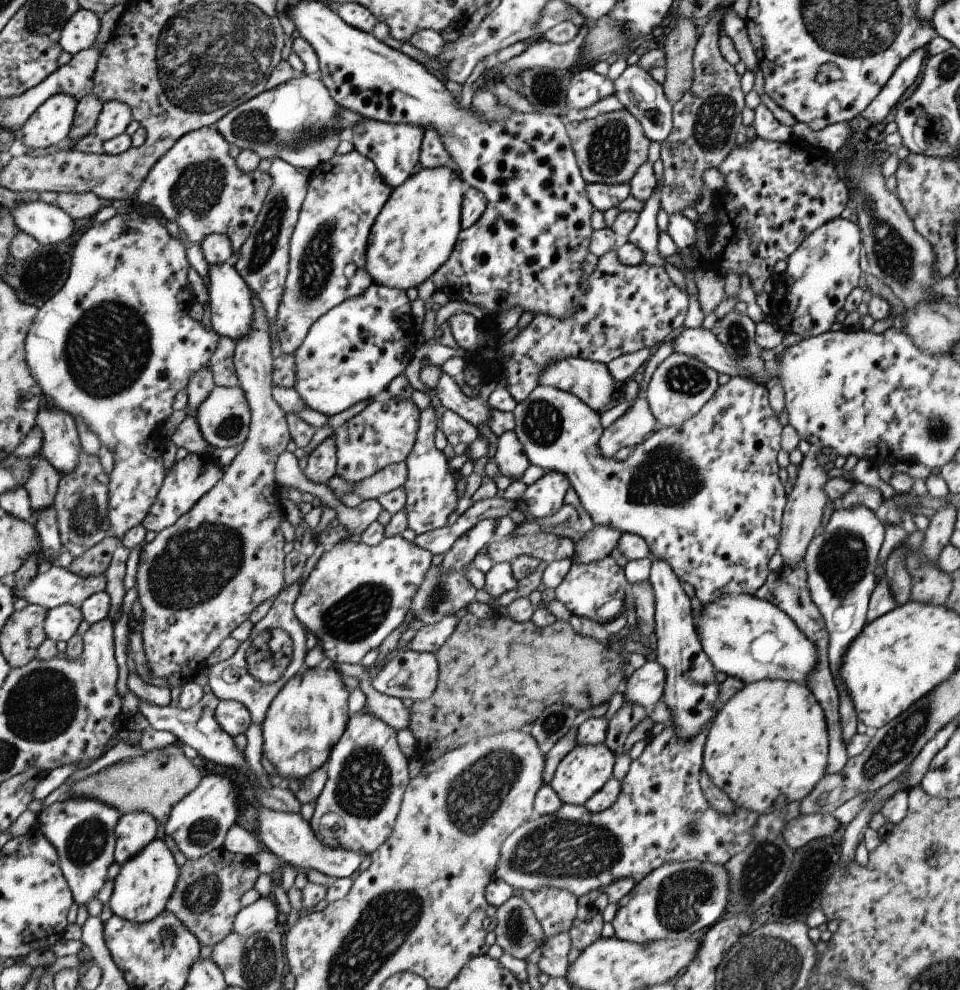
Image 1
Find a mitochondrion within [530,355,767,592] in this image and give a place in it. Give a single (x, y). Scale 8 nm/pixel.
(666, 476)

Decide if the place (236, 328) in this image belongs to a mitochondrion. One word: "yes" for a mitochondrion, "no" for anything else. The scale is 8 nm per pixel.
no

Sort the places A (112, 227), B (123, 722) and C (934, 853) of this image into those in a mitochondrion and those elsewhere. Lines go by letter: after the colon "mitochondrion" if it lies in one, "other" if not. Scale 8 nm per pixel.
A: other
B: other
C: mitochondrion

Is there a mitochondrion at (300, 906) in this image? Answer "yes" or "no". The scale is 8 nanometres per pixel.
no

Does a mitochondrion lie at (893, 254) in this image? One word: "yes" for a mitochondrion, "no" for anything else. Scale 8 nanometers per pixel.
yes

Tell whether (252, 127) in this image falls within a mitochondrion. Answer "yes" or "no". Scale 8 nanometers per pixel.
yes

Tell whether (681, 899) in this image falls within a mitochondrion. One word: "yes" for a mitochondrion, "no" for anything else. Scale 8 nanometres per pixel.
yes

